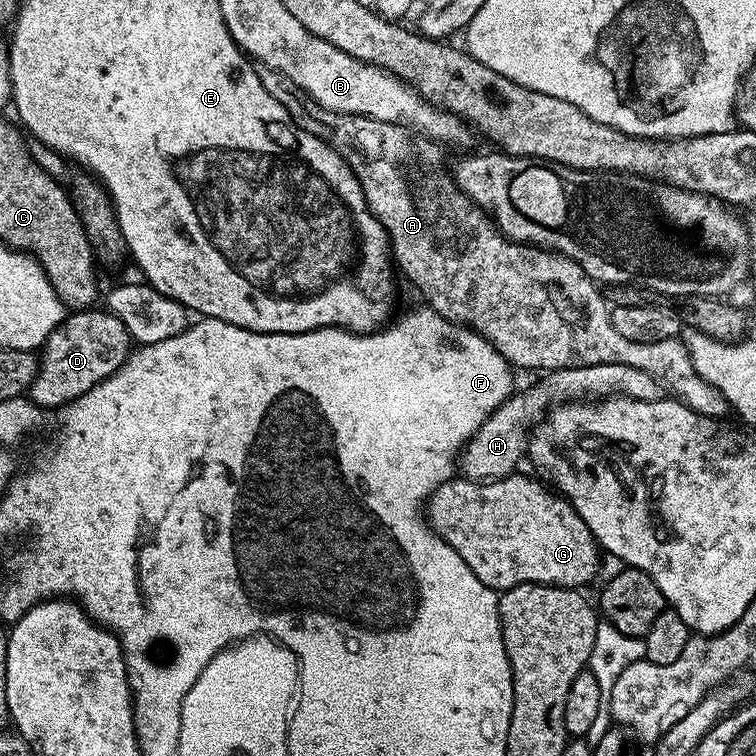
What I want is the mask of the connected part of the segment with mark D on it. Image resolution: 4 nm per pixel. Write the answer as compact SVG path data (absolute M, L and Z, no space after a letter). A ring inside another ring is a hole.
M76 310L65 315L64 321L44 339L36 377L27 390L37 408L59 409L89 392L95 384L101 384L107 376L113 376L128 361L134 341L126 326L118 322L114 313L96 311Z

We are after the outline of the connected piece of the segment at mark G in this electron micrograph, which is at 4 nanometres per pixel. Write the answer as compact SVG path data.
M518 475L485 481L453 478L442 482L426 501L429 528L458 550L462 562L474 570L487 588L507 590L519 584L553 584L555 588L583 589L583 584L590 583L602 568L602 549L594 534L590 534L569 500L549 490L539 479Z

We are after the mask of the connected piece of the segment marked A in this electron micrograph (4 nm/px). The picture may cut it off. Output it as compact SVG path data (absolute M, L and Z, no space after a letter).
M261 67L259 73L260 81L264 89L266 89L275 100L282 102L282 106L292 115L292 119L297 122L302 122L302 127L304 127L307 132L327 142L350 166L350 170L356 175L358 182L362 186L362 194L366 198L369 210L376 215L376 220L383 226L384 231L388 233L390 252L394 257L395 267L399 269L399 271L401 268L401 270L404 271L405 278L424 295L423 303L427 305L427 307L433 308L434 311L438 314L442 314L447 320L455 320L457 323L468 325L469 328L473 328L475 332L486 337L486 339L506 357L513 369L541 368L539 371L545 374L558 371L560 368L597 366L598 363L621 363L625 366L634 366L636 370L642 370L652 375L660 384L664 385L665 389L667 389L675 399L686 405L690 410L697 412L698 415L711 416L713 418L727 417L727 412L730 412L730 405L727 398L725 398L714 385L710 382L706 382L706 378L702 378L702 374L698 374L698 370L694 370L692 359L688 353L688 348L684 345L683 339L673 338L671 340L663 340L662 342L646 342L643 344L642 342L634 342L630 338L618 334L618 330L614 330L614 326L612 325L610 305L608 301L605 300L604 293L598 287L596 281L589 278L586 274L586 270L582 270L582 266L578 262L566 258L560 252L555 252L546 247L534 244L519 244L504 237L495 222L492 221L491 216L483 212L469 196L462 194L459 188L456 187L453 173L449 171L449 169L448 172L444 169L445 149L437 144L436 141L430 140L427 136L422 136L418 132L413 132L411 128L404 128L401 124L378 122L369 116L351 116L350 114L342 114L341 112L327 112L324 108L315 106L309 107L310 110L307 112L307 110L296 101L298 90L294 86L294 82L290 82L290 78L286 78L282 74L278 74L274 70L270 70L266 67Z

